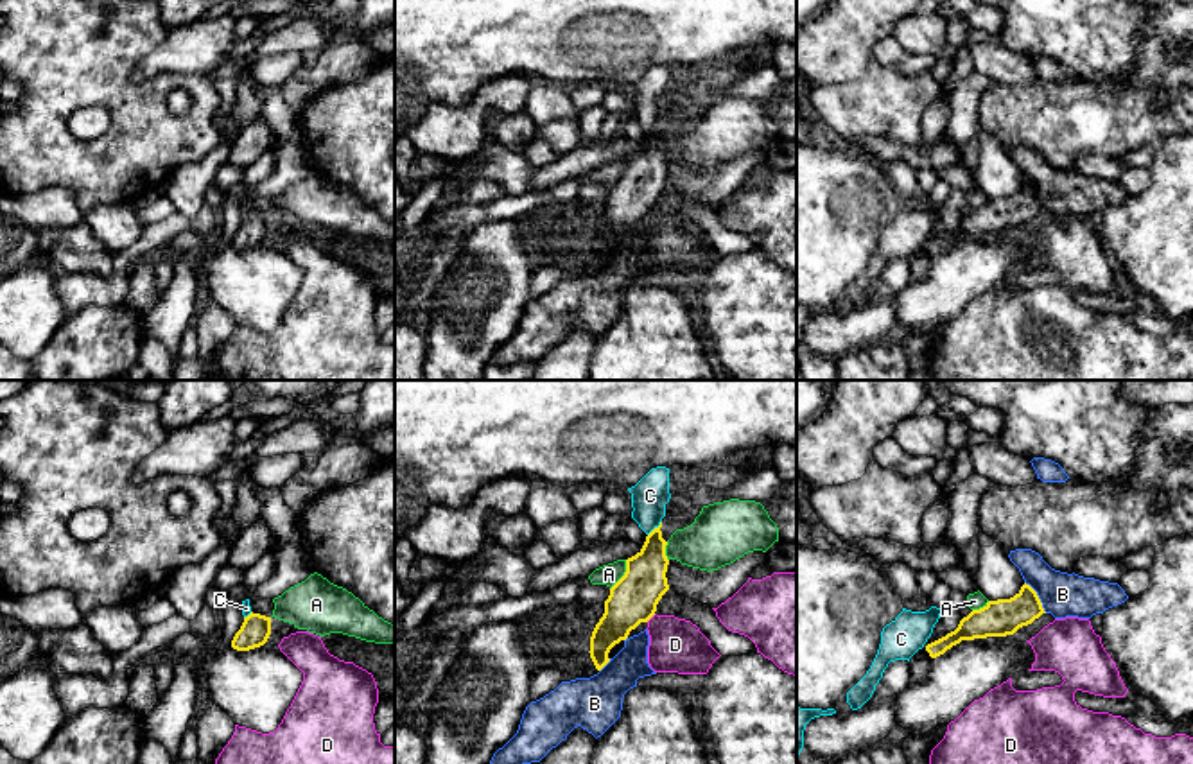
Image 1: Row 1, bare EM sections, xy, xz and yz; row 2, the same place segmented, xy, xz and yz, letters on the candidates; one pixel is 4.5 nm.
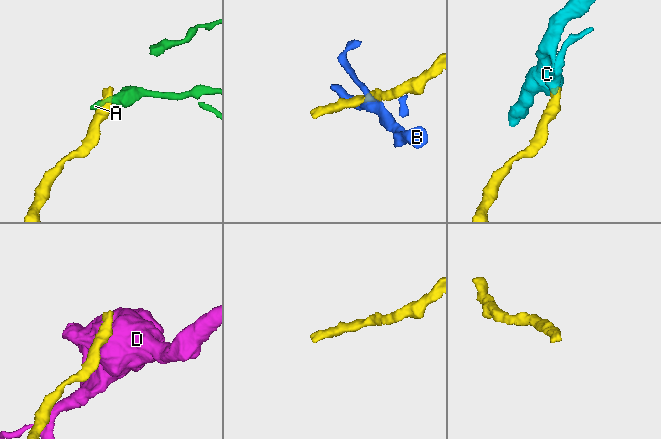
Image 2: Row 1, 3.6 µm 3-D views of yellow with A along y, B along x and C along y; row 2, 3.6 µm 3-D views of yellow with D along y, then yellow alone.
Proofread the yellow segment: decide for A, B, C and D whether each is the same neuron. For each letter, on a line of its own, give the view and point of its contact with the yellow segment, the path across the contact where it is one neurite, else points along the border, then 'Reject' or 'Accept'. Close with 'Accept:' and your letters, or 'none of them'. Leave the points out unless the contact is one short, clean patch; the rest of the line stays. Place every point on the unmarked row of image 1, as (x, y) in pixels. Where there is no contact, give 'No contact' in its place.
A: Touches yellow at xz (625, 173). Boundary: xz (626, 158), (626, 169), (610, 187). Reject
B: Touches yellow at yz (1037, 196). Reject
C: Touches yellow at xz (655, 126). Boundary: xz (661, 119), (648, 133). Reject
D: Touches yellow at xz (650, 216). Boundary: xz (655, 212), (646, 219). Reject
Accept: none of them

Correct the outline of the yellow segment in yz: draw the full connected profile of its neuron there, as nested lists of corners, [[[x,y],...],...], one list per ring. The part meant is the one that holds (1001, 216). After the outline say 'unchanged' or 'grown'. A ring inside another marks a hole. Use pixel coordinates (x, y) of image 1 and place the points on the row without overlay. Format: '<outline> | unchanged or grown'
[[[1024,181],[1014,195],[988,199],[983,206],[972,208],[954,230],[927,242],[926,249],[936,256],[962,239],[1014,233],[1042,212],[1046,210],[1037,190]]] | unchanged

